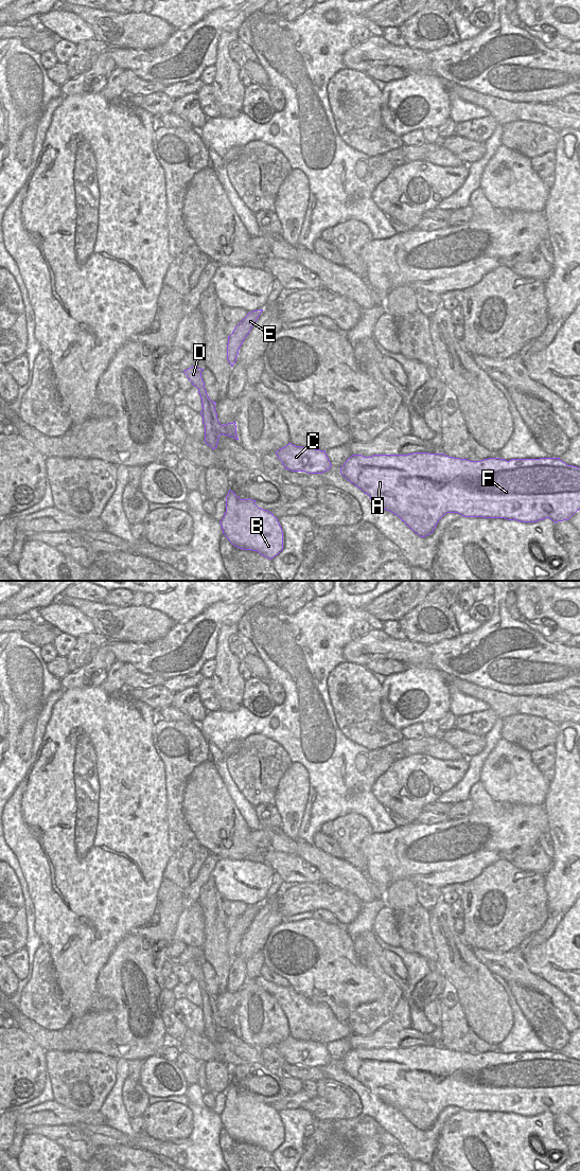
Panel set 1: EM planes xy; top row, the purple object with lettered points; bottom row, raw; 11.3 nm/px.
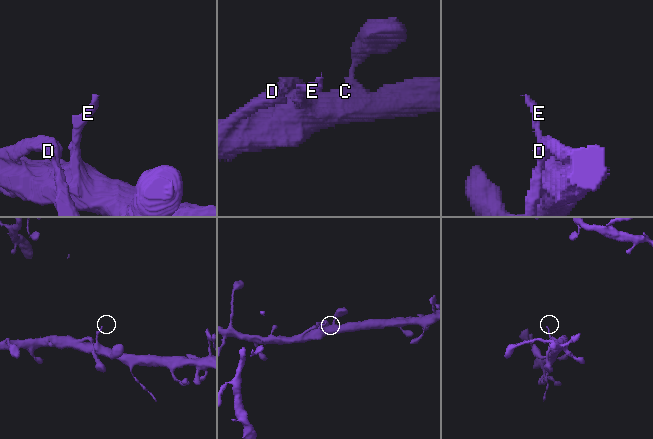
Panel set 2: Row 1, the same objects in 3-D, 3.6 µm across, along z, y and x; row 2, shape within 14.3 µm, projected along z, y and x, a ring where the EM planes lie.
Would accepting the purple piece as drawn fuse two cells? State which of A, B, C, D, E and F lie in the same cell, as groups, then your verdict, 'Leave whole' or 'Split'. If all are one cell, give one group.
Groups: A B C D E F. Leave whole.

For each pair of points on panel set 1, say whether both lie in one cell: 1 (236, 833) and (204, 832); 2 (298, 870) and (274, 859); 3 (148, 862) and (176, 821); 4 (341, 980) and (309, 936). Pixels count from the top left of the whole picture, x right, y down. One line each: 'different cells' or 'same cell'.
1: same cell
2: same cell
3: different cells
4: same cell

